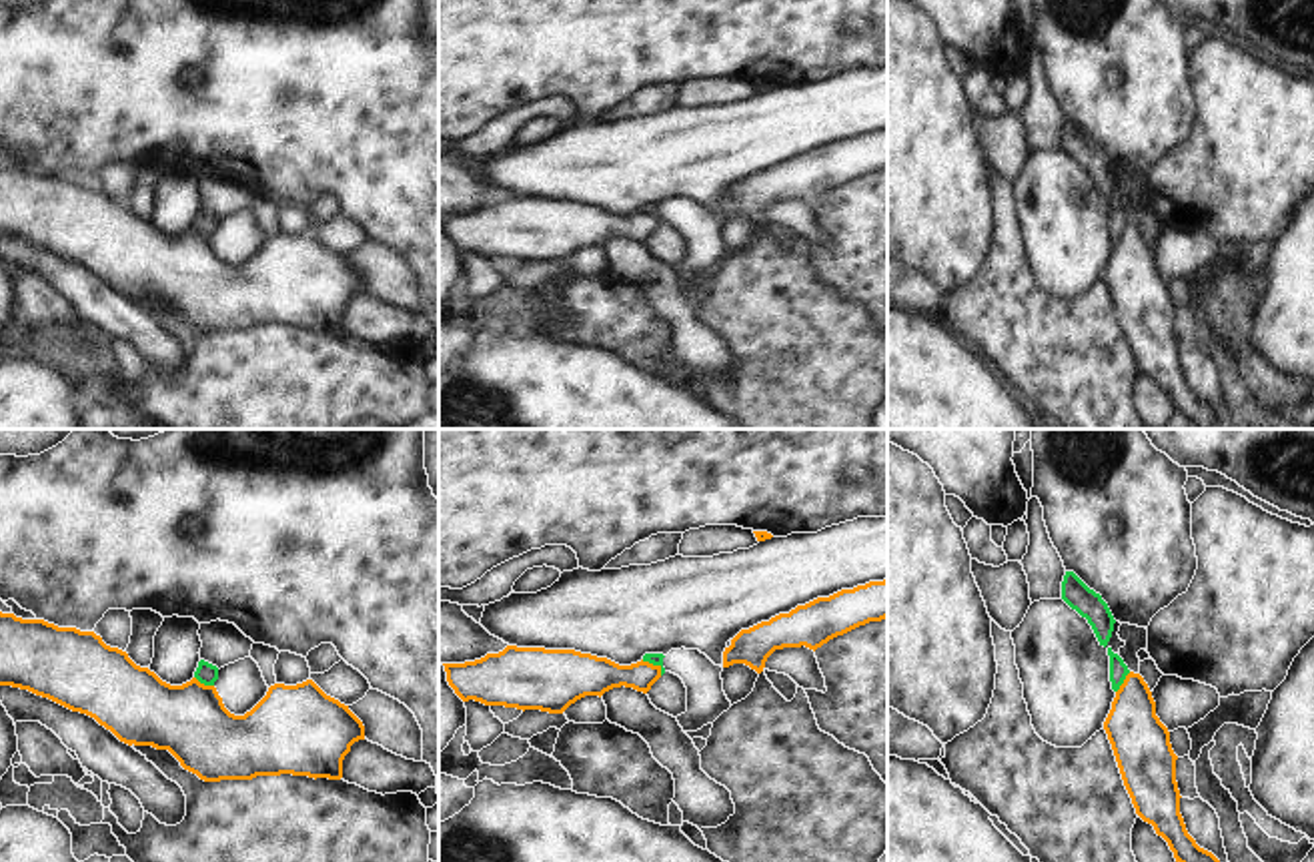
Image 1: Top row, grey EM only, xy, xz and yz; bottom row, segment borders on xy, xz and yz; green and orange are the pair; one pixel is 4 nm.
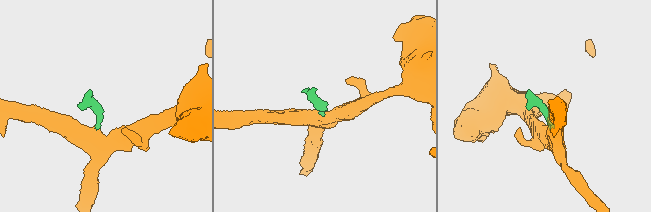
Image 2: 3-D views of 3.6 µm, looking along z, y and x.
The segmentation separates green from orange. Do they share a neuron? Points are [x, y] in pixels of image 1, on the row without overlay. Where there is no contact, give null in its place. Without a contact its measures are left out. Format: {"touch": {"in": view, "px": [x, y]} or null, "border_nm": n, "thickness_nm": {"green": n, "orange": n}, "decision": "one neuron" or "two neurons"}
{"touch": {"in": "xz", "px": [653, 215]}, "border_nm": 110, "thickness_nm": {"green": 50, "orange": 160}, "decision": "two neurons"}

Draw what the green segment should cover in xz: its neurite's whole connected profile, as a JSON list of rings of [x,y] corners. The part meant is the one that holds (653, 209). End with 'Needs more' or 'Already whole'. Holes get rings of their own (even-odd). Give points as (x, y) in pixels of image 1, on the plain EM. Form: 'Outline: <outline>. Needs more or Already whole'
Outline: [[[663,204],[643,206],[643,212],[661,219],[661,229],[651,237],[647,247],[657,261],[677,269],[687,263],[687,239],[679,227],[663,219],[663,208]]]. Needs more.

